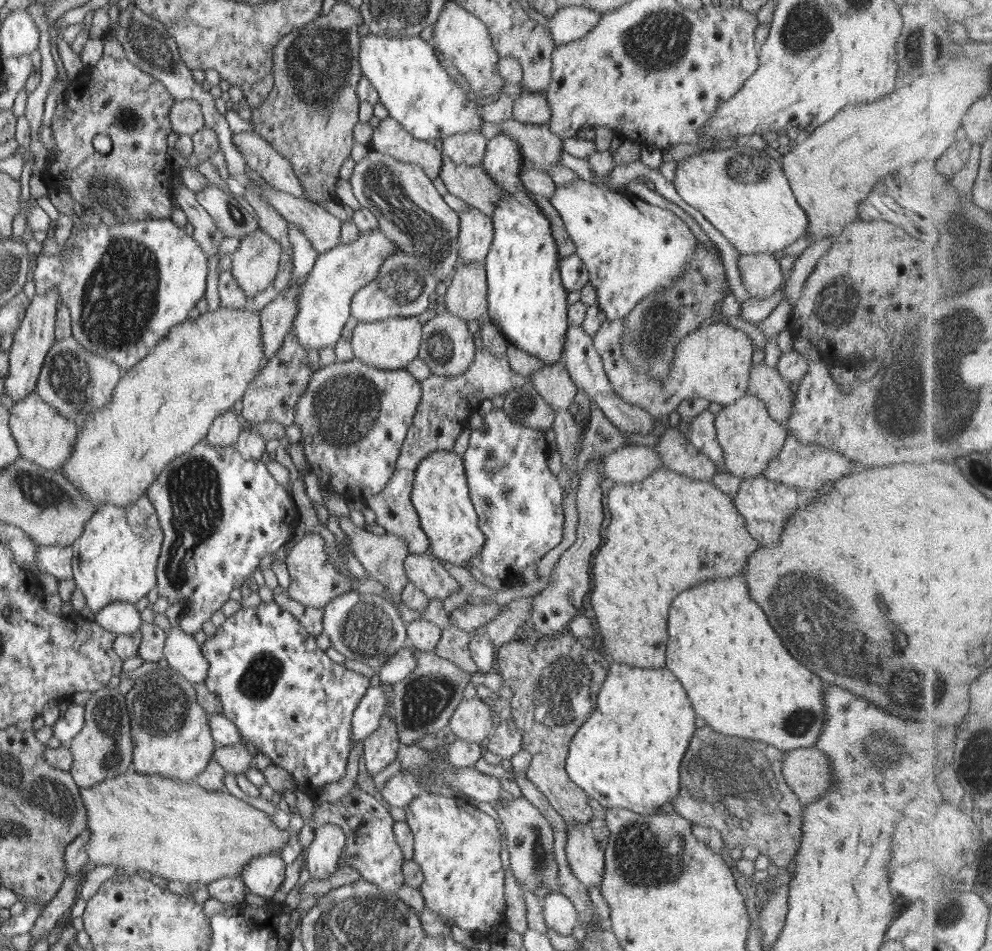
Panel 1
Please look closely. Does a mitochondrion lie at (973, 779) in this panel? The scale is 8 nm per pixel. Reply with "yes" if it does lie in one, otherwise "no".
no

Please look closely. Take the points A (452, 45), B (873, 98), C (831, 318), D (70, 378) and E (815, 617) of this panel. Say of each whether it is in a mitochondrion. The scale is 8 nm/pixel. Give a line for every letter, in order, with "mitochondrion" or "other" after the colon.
A: other
B: other
C: mitochondrion
D: mitochondrion
E: mitochondrion

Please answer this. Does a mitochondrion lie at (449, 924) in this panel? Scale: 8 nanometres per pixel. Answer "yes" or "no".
no

